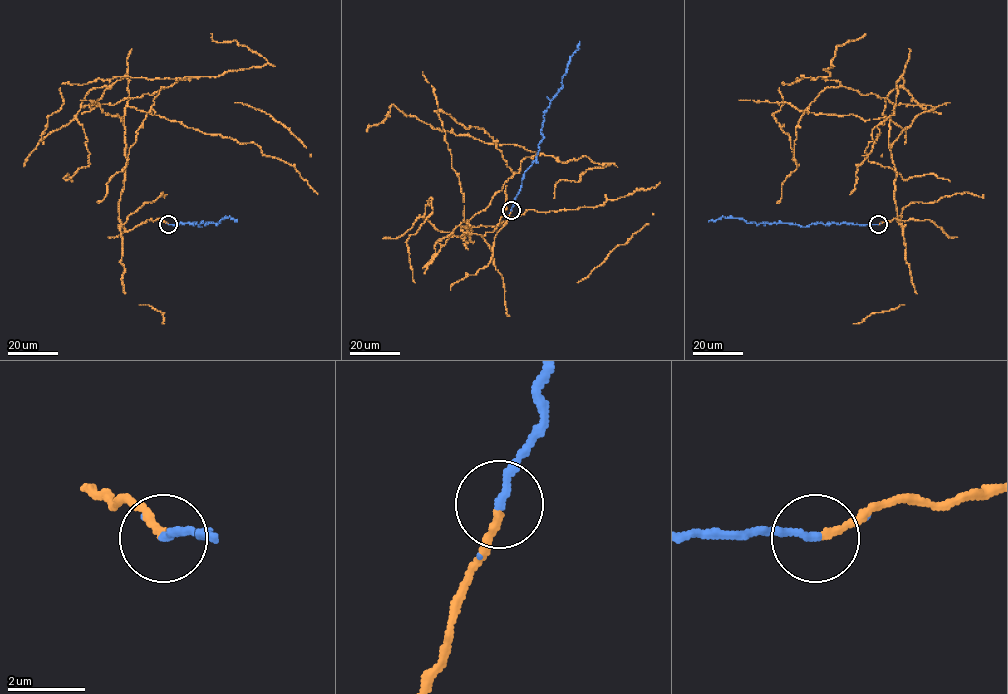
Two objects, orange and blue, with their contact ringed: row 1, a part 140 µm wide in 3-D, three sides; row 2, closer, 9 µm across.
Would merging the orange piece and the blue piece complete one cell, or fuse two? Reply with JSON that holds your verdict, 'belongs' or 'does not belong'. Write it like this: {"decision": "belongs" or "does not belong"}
{"decision": "belongs"}

